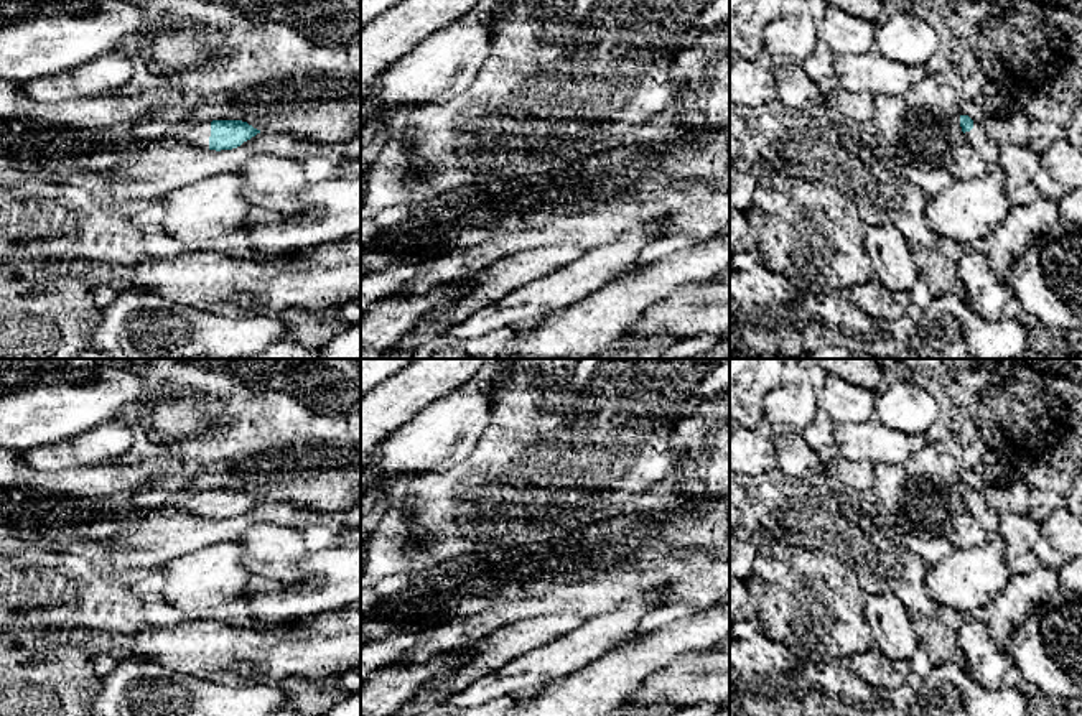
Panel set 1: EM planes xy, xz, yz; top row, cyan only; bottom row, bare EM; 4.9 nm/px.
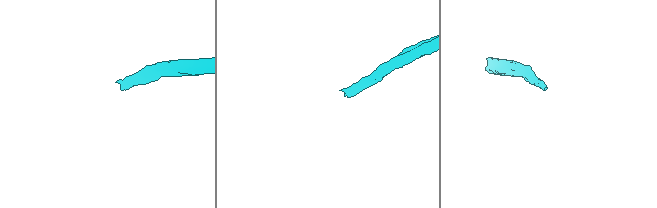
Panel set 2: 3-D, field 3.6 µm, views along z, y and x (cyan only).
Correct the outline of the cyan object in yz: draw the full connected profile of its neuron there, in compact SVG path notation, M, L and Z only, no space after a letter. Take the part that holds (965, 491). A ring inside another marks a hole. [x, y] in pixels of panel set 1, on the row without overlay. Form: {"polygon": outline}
{"polygon": "M960 484L960 495L968 510L986 530L986 533L996 535L1000 527L1000 512L990 507L983 495L973 491L968 484Z"}

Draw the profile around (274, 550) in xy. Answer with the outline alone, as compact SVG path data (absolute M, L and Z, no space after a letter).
M255 523L242 537L242 543L257 578L285 583L300 578L298 561L306 553L306 545L298 528Z

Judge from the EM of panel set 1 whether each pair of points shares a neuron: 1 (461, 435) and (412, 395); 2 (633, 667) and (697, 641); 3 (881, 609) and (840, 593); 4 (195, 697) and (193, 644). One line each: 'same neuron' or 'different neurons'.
1: different neurons
2: same neuron
3: different neurons
4: different neurons

